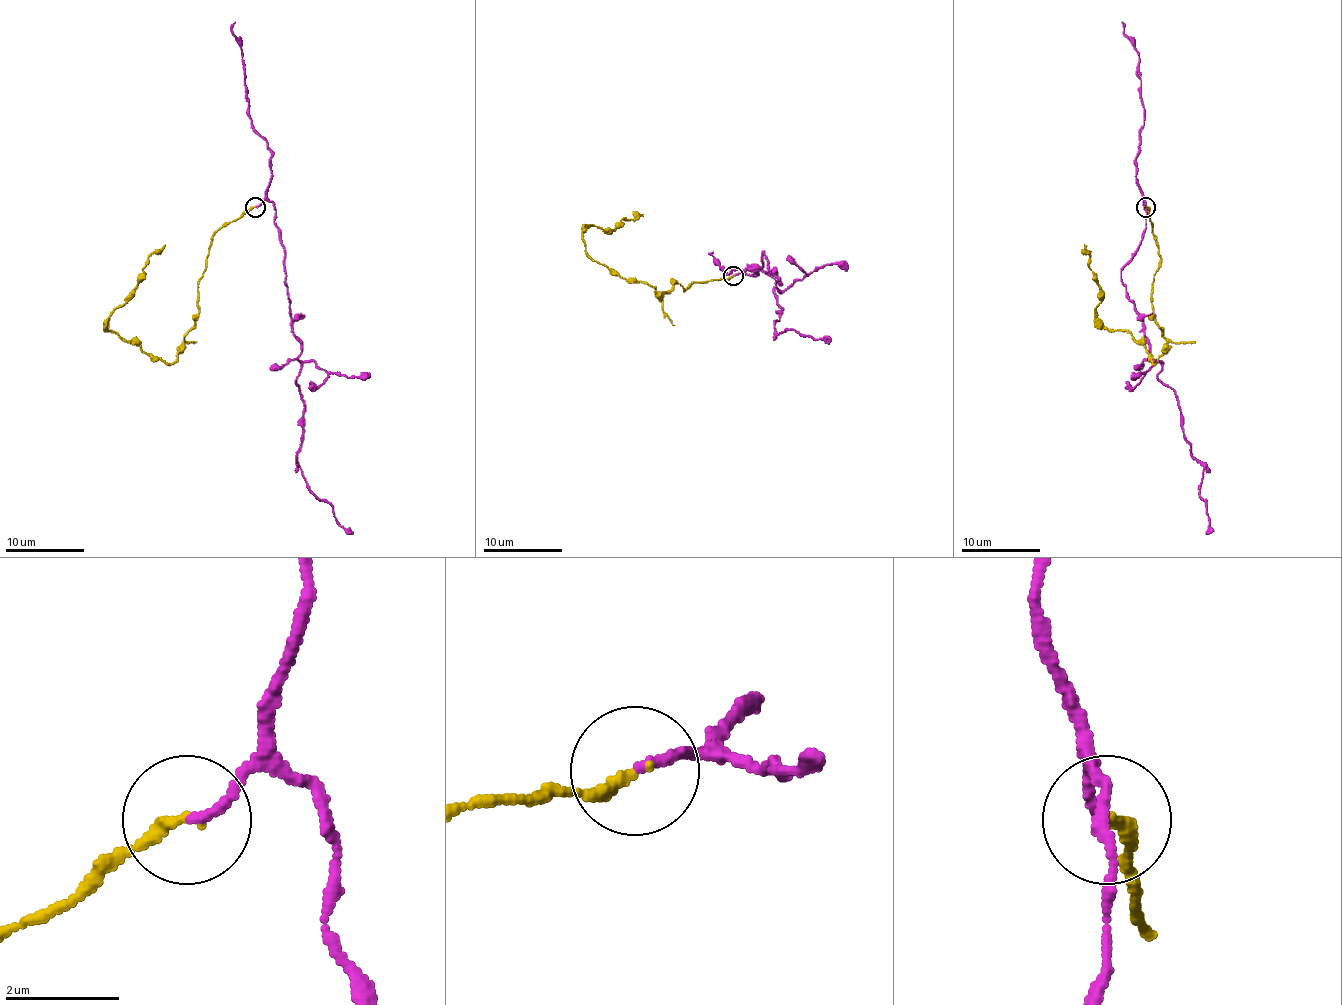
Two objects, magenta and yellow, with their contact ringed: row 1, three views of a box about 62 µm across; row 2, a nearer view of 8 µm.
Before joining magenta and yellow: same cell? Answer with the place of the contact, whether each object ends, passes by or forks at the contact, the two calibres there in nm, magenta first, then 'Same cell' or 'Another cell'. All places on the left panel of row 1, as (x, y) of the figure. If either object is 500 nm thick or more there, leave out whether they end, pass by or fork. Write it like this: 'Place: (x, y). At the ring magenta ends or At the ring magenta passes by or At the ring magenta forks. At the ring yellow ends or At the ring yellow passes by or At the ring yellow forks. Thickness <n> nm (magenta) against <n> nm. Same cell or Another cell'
Place: (255, 207). At the ring magenta ends. At the ring yellow ends. Thickness 160 nm (magenta) against 200 nm. Same cell

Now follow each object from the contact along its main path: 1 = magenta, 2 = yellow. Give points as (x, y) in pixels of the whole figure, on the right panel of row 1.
1: (1146, 207), (1144, 199), (1142, 241), (1120, 280), (1203, 467), (1207, 534)
2: (1146, 207), (1160, 267), (1152, 318), (1166, 340), (1154, 364), (1134, 338), (1102, 324), (1087, 245)

